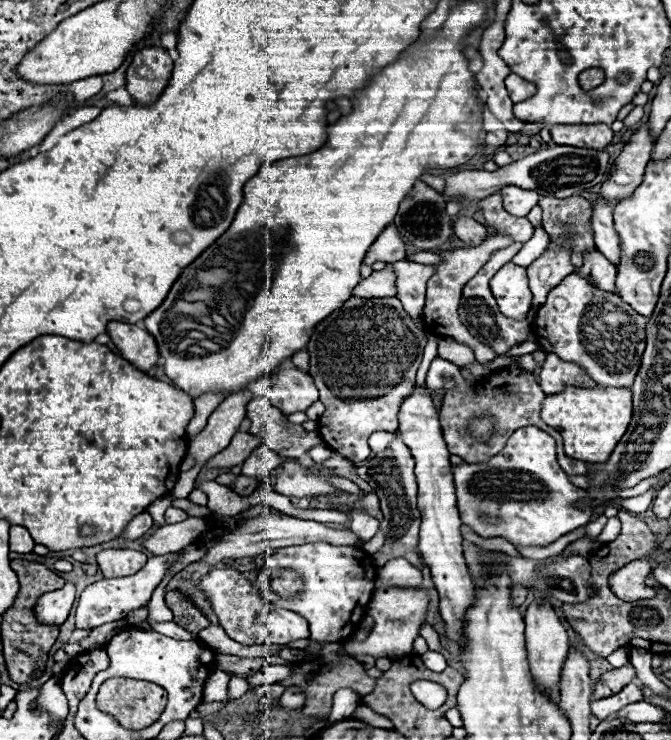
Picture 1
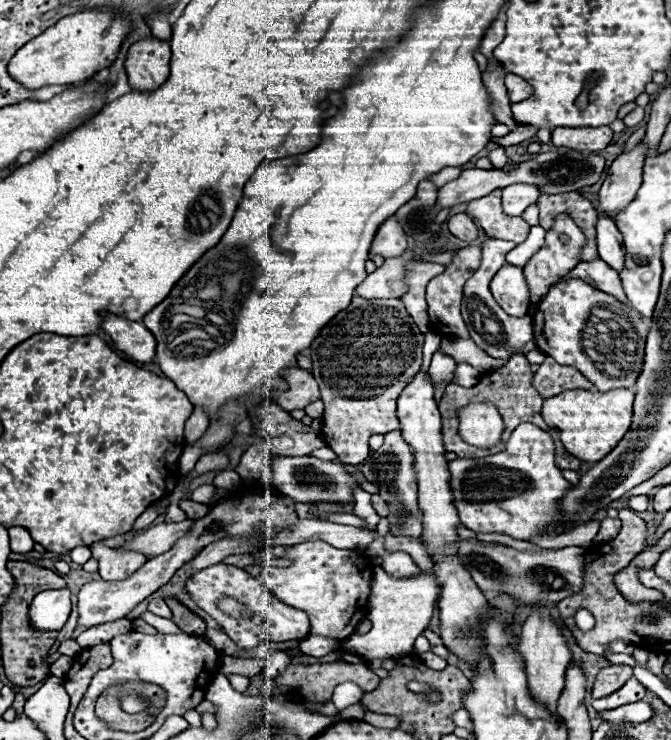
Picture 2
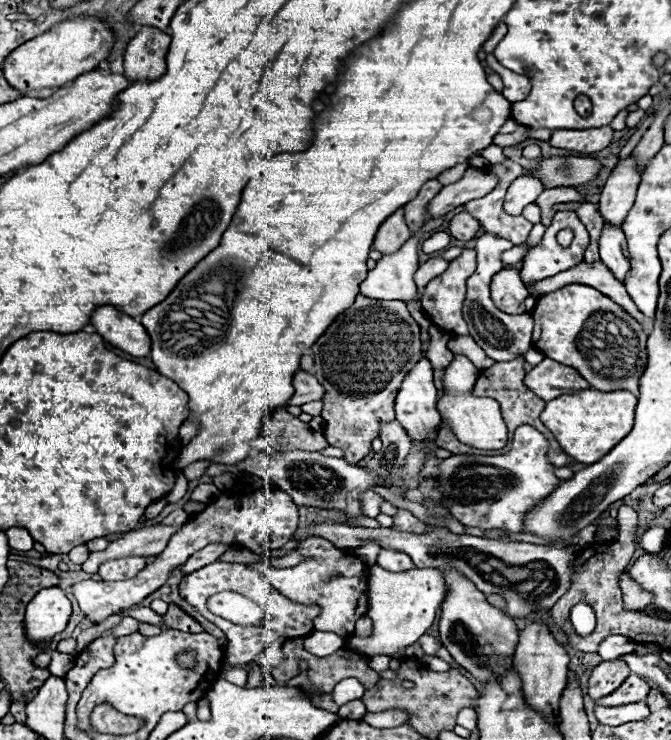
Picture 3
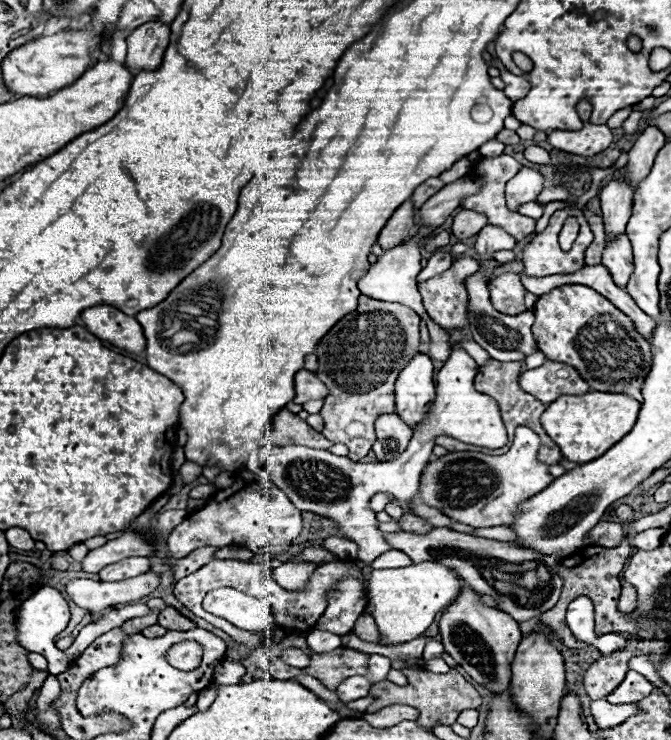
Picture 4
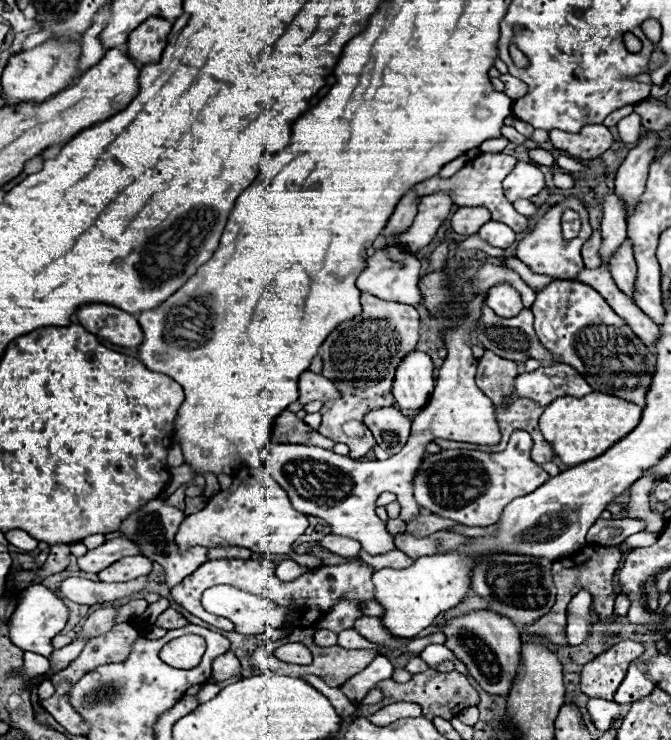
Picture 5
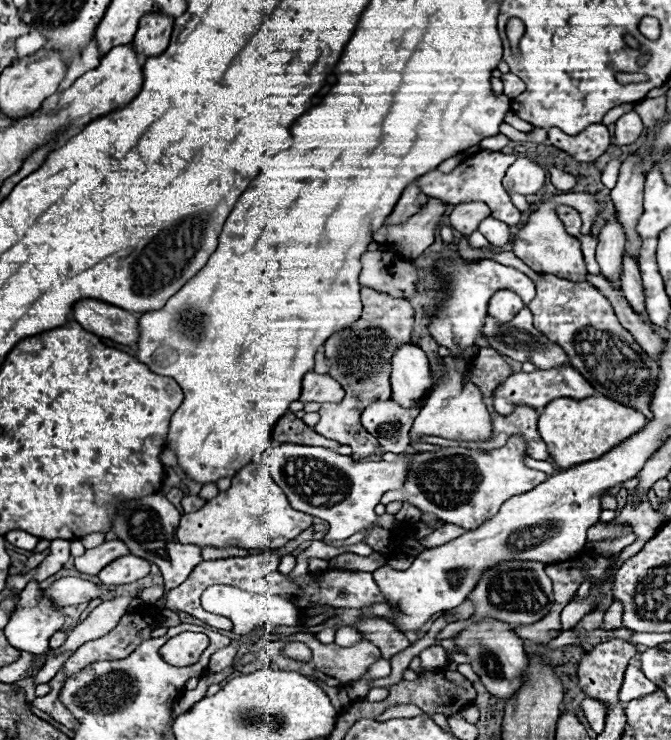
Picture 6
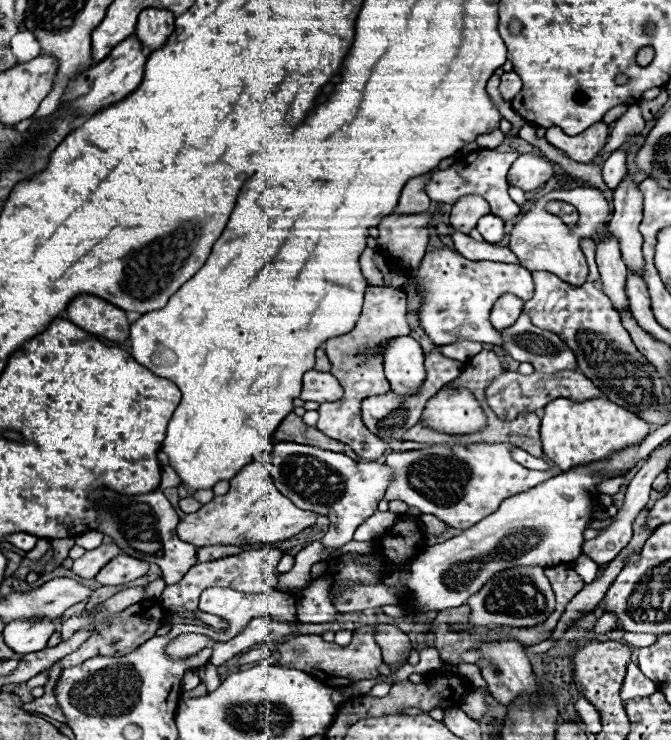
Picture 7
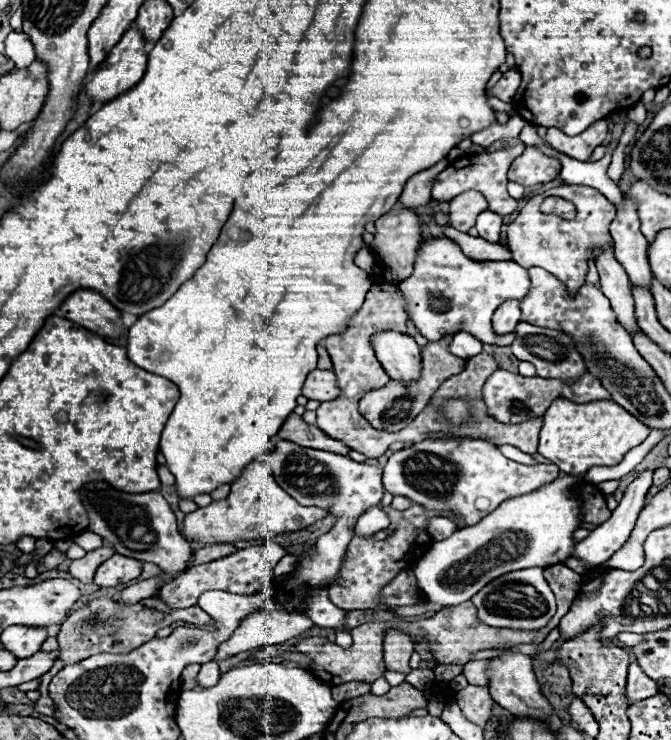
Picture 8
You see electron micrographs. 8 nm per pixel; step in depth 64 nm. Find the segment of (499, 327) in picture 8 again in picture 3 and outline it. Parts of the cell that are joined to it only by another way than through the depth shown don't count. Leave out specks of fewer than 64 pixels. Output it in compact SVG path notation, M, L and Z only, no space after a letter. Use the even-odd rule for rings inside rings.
M502 270L492 278L490 284L490 292L492 292L492 300L496 304L496 308L500 308L506 314L522 314L526 312L526 308L522 308L526 296L528 296L528 288L524 286L524 282L520 280L520 272L518 270Z

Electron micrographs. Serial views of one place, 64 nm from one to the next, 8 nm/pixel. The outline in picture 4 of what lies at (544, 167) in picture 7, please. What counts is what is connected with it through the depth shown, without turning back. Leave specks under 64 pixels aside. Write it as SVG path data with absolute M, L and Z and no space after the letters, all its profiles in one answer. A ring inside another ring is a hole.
M522 166L520 172L506 182L506 202L510 210L518 210L518 204L534 202L544 188L544 176L538 170Z

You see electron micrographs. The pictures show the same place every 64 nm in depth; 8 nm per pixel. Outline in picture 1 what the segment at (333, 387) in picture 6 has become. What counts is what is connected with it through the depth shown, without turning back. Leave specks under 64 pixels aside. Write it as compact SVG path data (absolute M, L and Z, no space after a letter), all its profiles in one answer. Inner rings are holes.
M282 368L276 372L276 380L266 394L272 404L286 416L306 412L318 400L318 388L314 380L298 368Z

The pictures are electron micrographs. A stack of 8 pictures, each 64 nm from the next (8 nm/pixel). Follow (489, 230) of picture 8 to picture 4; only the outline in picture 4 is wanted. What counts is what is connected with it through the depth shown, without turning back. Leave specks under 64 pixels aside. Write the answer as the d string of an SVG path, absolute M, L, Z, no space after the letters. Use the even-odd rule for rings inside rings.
M484 226L478 234L476 234L476 252L482 256L482 260L492 260L492 252L496 250L512 250L516 244L516 240L500 226Z

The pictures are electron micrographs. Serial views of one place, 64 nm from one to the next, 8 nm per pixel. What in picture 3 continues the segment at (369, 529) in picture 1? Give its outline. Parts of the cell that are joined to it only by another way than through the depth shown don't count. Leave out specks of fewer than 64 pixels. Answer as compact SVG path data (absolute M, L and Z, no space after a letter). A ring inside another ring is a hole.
M366 492L366 496L362 496L362 506L368 518L376 518L380 514L380 504L382 496L378 496L376 492Z

